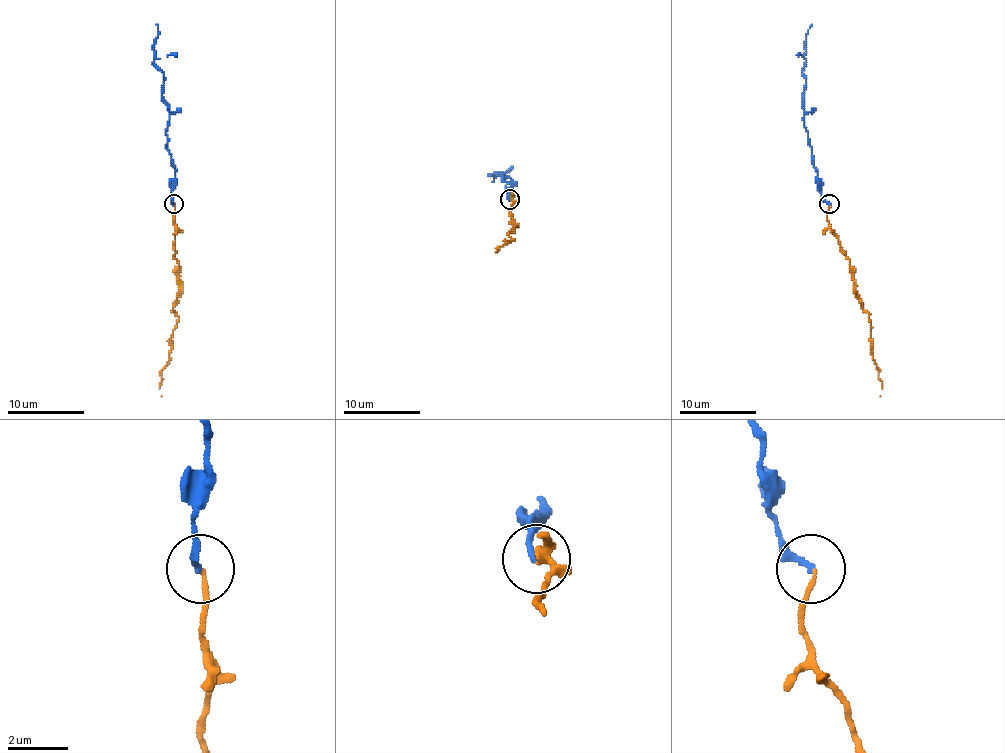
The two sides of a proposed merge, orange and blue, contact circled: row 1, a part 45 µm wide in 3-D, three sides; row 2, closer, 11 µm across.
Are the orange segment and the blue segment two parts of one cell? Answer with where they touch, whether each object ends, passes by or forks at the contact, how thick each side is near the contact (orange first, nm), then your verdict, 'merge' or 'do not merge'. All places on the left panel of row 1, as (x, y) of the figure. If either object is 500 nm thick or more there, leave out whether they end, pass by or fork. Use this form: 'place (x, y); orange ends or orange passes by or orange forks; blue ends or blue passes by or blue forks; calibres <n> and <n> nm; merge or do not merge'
place (173, 204); orange ends; blue ends; calibres 130 and 200 nm; merge

